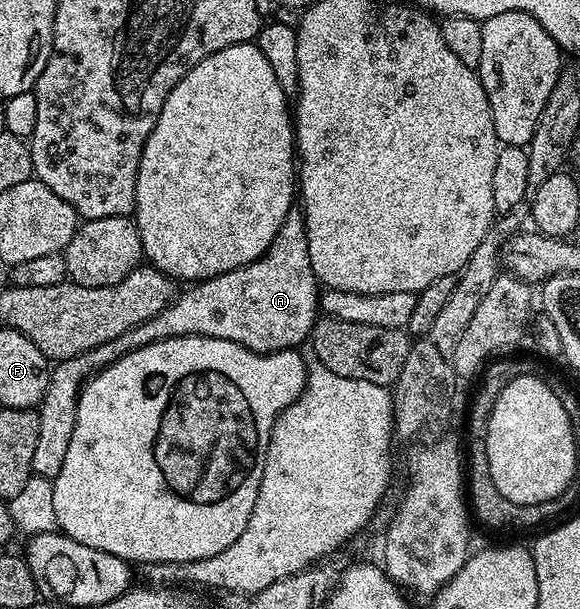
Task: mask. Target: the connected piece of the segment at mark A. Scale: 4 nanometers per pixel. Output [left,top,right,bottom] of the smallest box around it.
[31,205,319,479]

